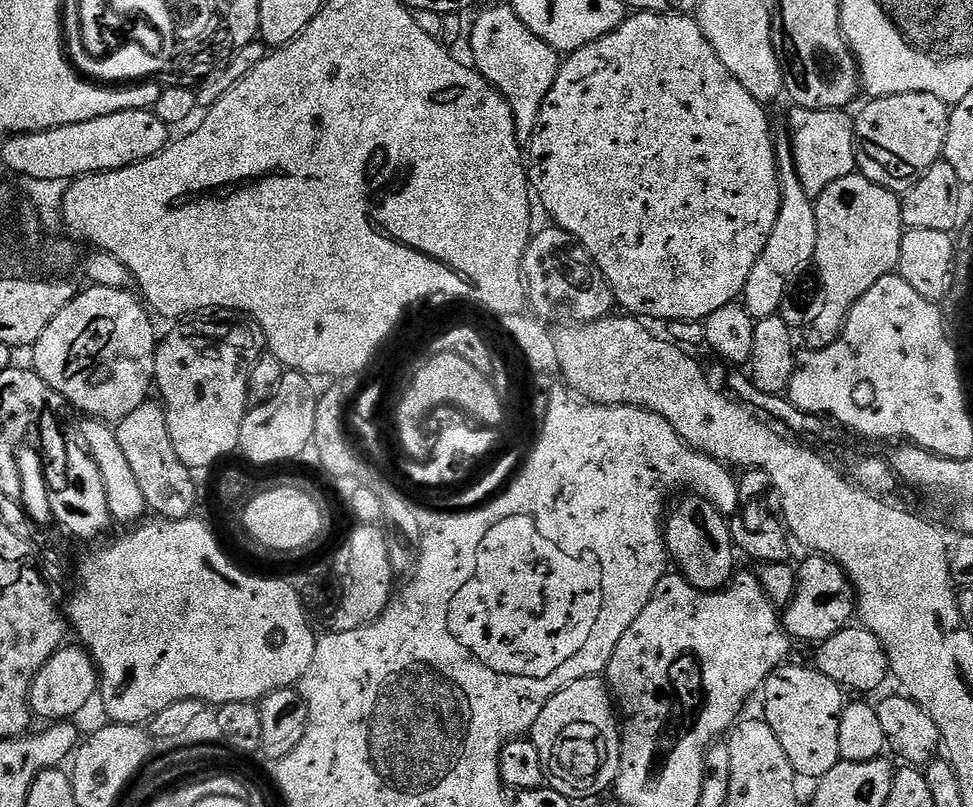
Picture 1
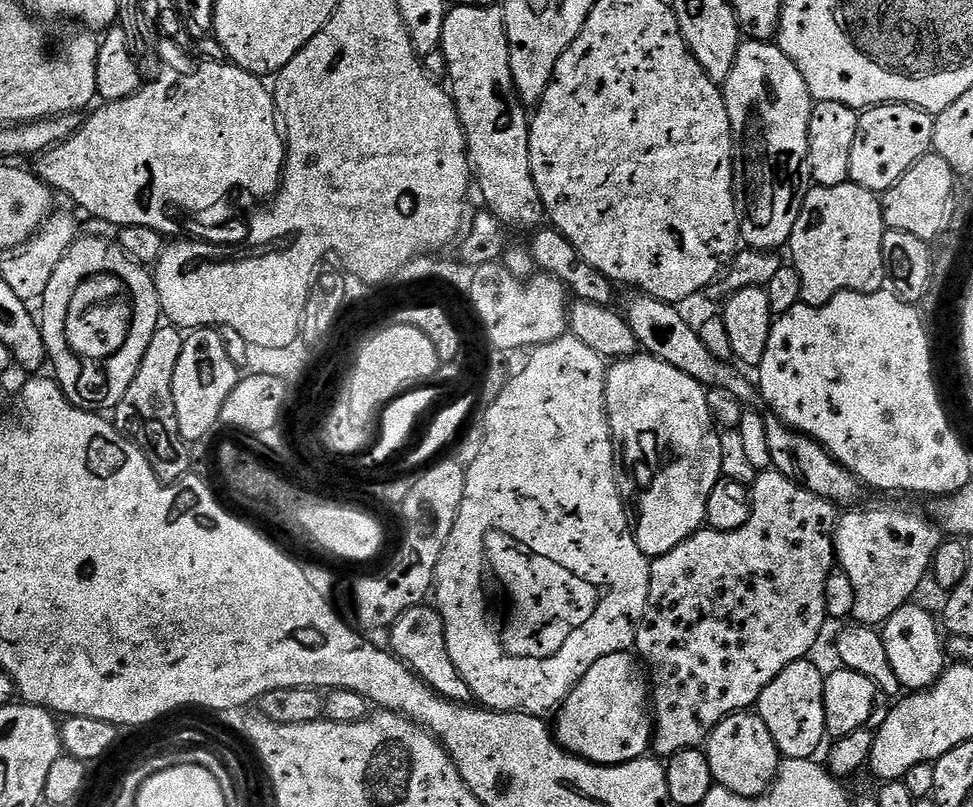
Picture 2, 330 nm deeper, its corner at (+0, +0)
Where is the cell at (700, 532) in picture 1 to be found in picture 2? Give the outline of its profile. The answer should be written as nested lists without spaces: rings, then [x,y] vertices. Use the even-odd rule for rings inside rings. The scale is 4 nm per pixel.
[[[647,354],[629,356],[627,360],[615,361],[608,369],[606,378],[606,408],[608,410],[608,421],[612,427],[612,443],[618,446],[618,479],[620,482],[620,493],[624,496],[624,503],[630,509],[634,517],[634,535],[638,542],[638,550],[649,558],[655,558],[674,550],[682,542],[686,542],[694,533],[705,527],[708,519],[708,503],[714,486],[722,479],[722,446],[720,445],[720,432],[712,421],[712,408],[708,405],[709,393],[705,385],[698,383],[690,374],[682,374],[670,362],[662,362],[658,358]]]

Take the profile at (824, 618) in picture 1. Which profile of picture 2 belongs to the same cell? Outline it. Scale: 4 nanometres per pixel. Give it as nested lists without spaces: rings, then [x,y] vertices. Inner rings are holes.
[[[900,504],[852,511],[856,510],[845,511],[837,519],[834,533],[839,567],[854,582],[851,619],[865,626],[883,626],[894,610],[919,593],[941,546],[942,533],[925,513],[924,517]]]

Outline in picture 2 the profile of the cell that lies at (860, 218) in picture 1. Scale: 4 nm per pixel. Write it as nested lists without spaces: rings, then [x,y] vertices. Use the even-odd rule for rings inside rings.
[[[846,183],[842,186],[819,186],[809,187],[804,192],[804,205],[798,214],[798,222],[794,222],[794,230],[792,237],[789,238],[786,245],[787,251],[792,251],[791,267],[798,270],[798,278],[802,278],[802,301],[805,304],[814,306],[815,308],[823,308],[825,304],[831,302],[840,292],[878,292],[885,287],[886,284],[886,269],[884,266],[884,215],[882,214],[882,206],[880,205],[881,197],[875,192],[866,190],[862,186],[854,183]]]

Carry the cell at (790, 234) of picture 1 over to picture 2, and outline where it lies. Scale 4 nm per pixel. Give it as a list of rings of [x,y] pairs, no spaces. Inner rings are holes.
[[[745,39],[741,43],[738,54],[734,58],[734,70],[730,78],[722,85],[726,110],[730,114],[730,126],[732,127],[732,143],[734,145],[734,155],[736,157],[736,175],[738,177],[738,188],[742,193],[742,215],[740,218],[740,234],[743,243],[749,248],[759,248],[761,250],[780,250],[787,245],[792,237],[794,222],[798,222],[798,214],[804,205],[804,192],[800,188],[800,171],[805,171],[808,163],[808,131],[810,130],[810,114],[812,113],[813,98],[812,91],[806,86],[804,75],[794,66],[794,62],[789,58],[788,53],[781,50],[779,43],[766,40]]]

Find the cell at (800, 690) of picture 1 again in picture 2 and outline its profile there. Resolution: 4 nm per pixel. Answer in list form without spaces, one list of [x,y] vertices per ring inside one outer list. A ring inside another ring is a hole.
[[[808,658],[794,662],[762,690],[760,699],[756,701],[755,711],[766,722],[766,730],[770,730],[770,738],[778,746],[781,757],[790,760],[810,760],[817,754],[820,743],[826,739],[826,710],[823,704],[825,677],[818,667],[811,664]]]

